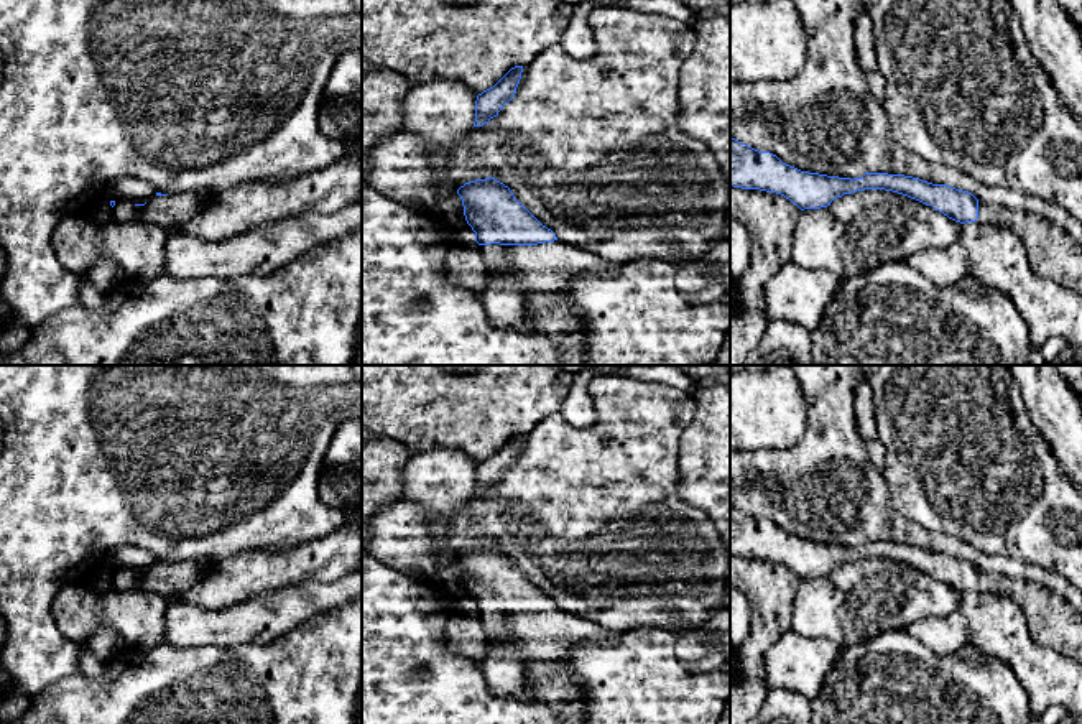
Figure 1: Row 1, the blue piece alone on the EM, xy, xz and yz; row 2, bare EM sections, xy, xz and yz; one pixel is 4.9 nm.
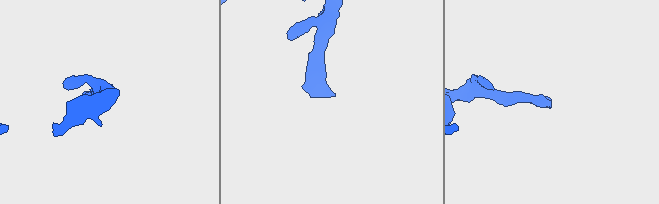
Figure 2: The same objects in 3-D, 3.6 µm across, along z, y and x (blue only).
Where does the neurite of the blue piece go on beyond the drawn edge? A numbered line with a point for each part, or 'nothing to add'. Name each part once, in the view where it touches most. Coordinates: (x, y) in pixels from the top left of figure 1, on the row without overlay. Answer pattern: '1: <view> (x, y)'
1: xz (546, 639)

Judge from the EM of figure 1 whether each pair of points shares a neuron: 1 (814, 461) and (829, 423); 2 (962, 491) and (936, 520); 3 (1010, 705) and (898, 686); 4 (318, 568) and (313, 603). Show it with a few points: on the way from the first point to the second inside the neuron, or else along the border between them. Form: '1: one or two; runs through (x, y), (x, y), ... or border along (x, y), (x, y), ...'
1: one; runs through (824, 451), (829, 446), (829, 433)
2: one; runs through (956, 497), (943, 514)
3: one; runs through (982, 706), (926, 706)
4: two; border along (344, 575), (329, 581), (301, 581), (278, 589)

